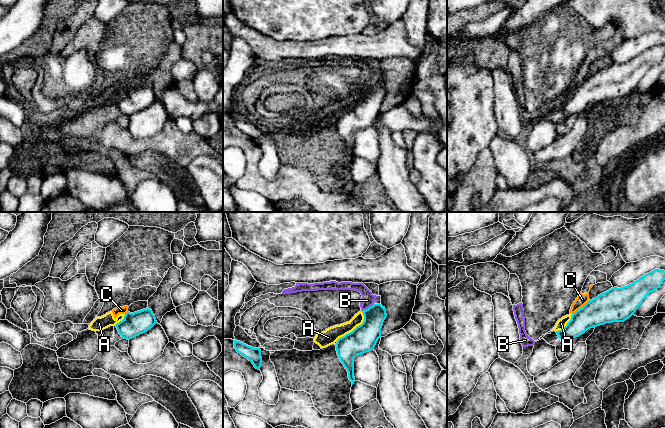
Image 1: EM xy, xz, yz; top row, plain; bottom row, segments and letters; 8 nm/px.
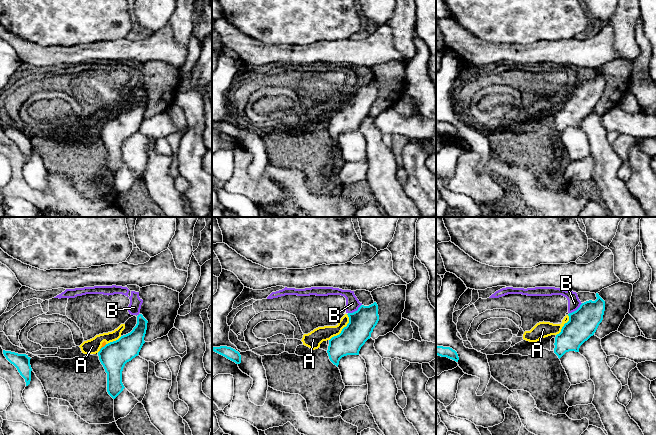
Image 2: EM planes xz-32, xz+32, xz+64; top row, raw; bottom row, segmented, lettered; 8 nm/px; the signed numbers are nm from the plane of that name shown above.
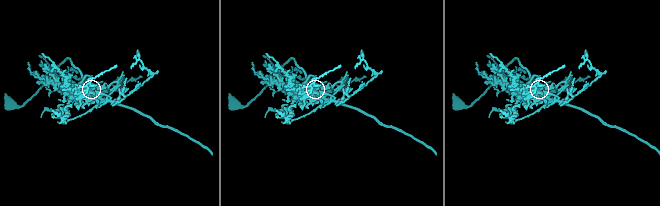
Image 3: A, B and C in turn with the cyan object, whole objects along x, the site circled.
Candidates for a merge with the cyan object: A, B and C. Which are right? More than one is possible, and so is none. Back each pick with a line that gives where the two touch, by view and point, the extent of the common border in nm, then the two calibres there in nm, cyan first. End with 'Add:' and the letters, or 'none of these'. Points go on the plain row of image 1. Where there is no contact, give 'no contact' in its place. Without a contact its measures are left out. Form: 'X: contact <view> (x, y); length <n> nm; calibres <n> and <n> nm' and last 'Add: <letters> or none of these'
Add: none of these

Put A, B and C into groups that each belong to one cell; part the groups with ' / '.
A B C

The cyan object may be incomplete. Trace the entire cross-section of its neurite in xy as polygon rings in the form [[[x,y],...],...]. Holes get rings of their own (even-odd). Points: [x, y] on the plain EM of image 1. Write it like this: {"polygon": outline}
{"polygon": [[[146,84],[134,89],[127,88],[124,95],[116,100],[116,104],[122,114],[130,116],[147,108],[156,99],[152,86]]]}

